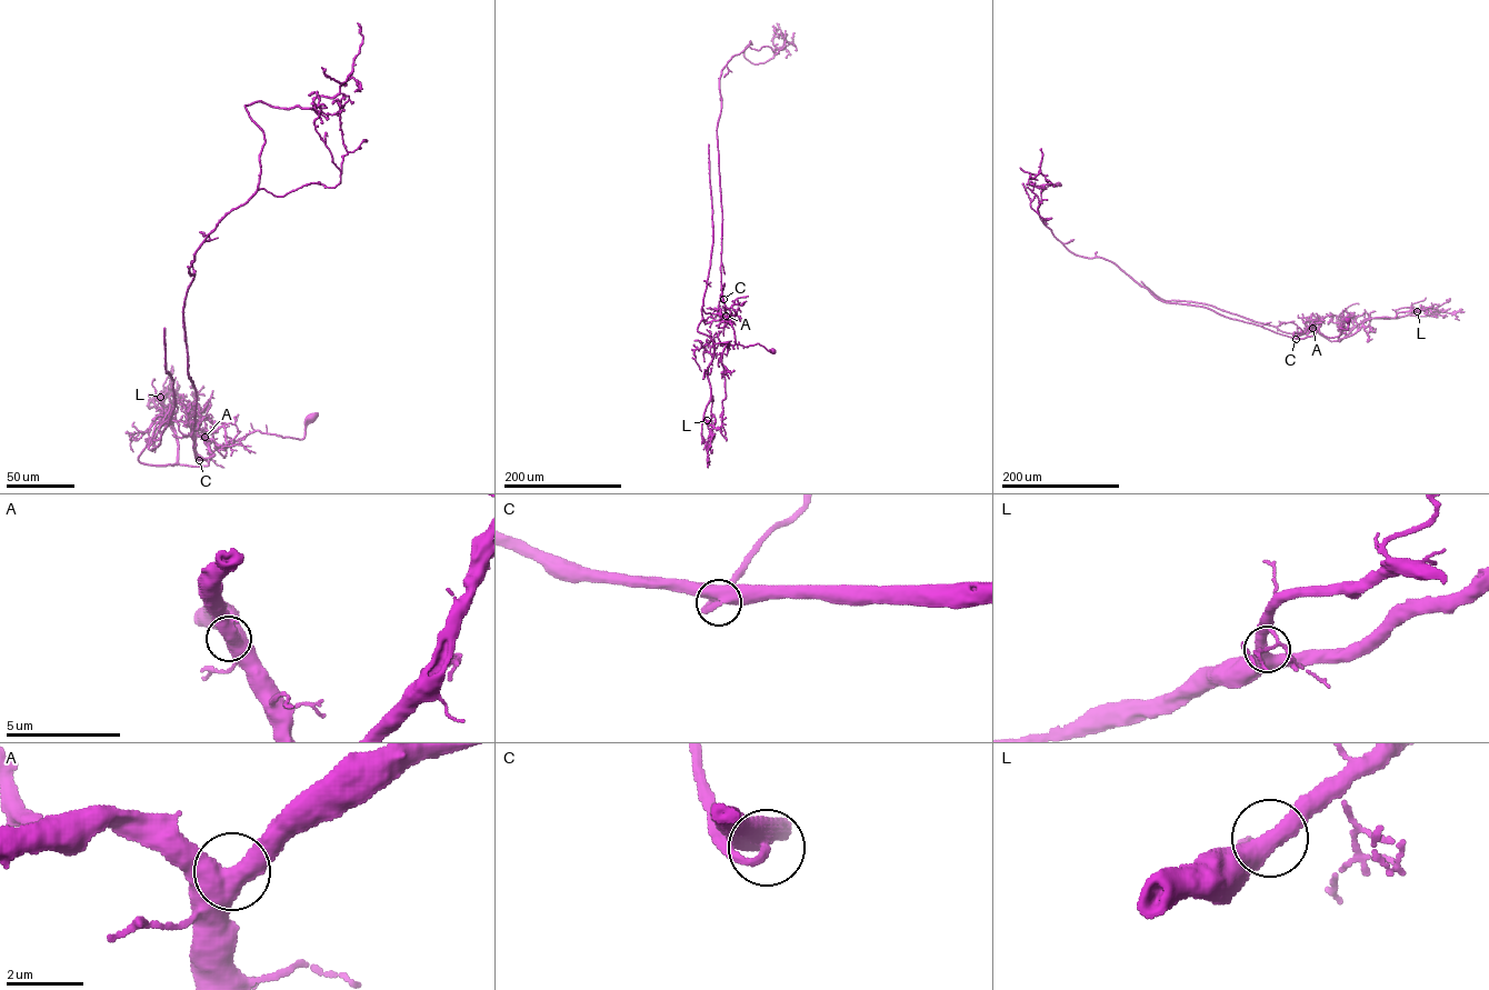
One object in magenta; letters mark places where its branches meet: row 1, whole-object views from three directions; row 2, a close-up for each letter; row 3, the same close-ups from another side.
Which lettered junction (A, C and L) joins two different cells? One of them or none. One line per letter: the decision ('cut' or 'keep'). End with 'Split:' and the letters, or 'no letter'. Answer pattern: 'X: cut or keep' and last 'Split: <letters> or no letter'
A: keep
C: keep
L: keep
Split: no letter

